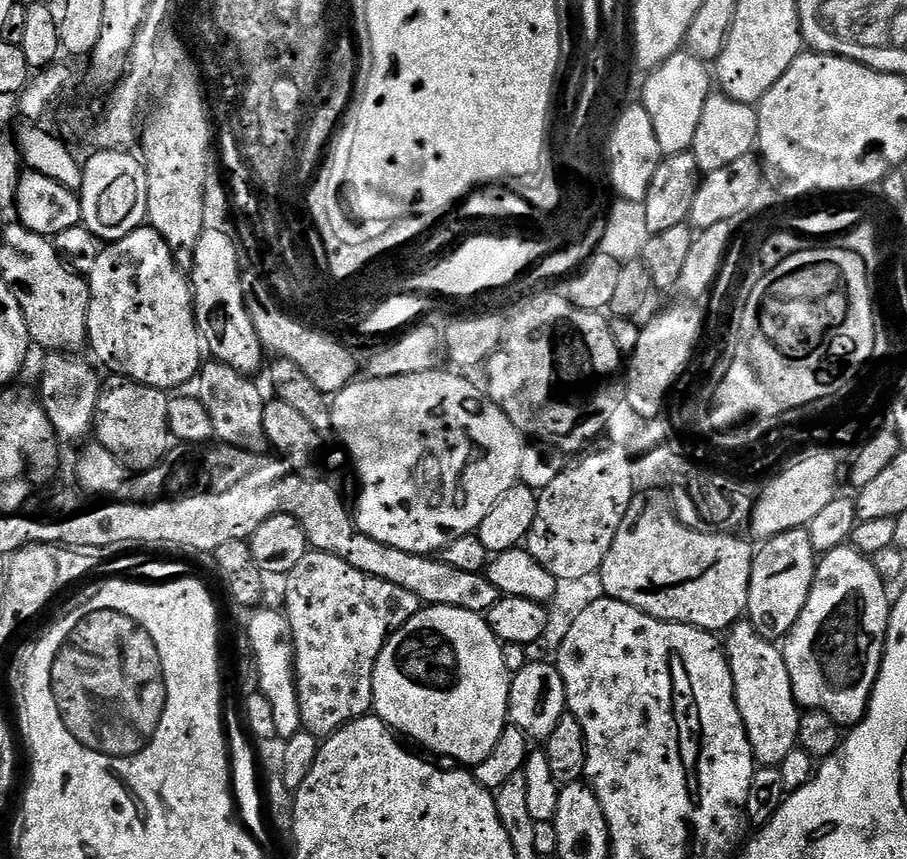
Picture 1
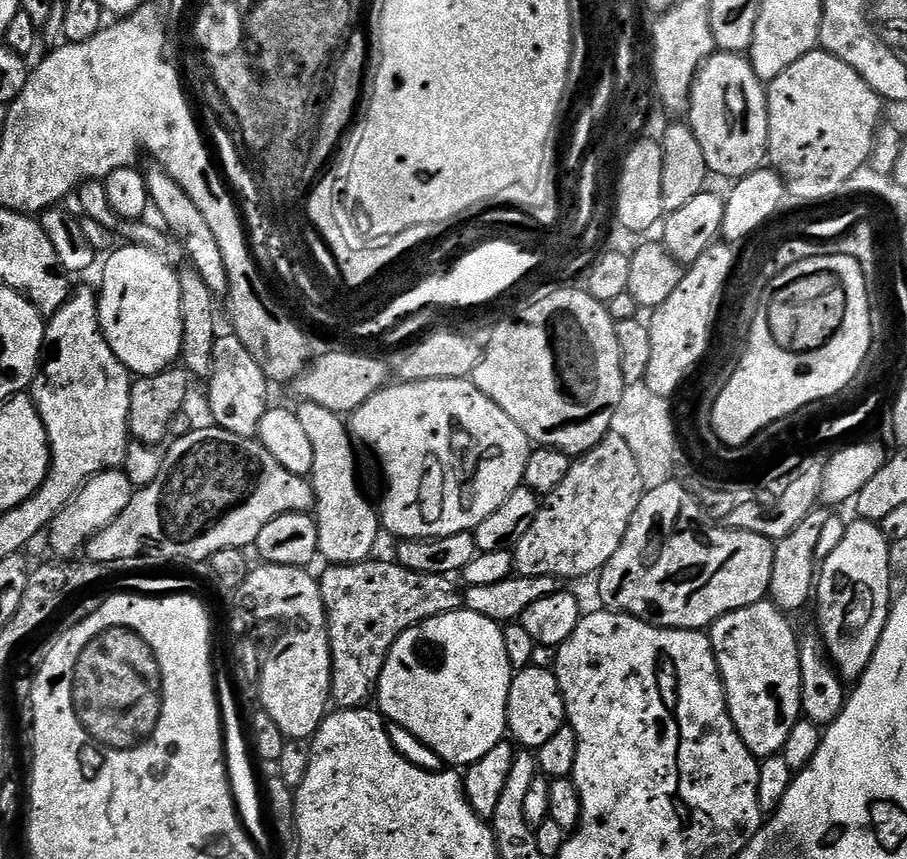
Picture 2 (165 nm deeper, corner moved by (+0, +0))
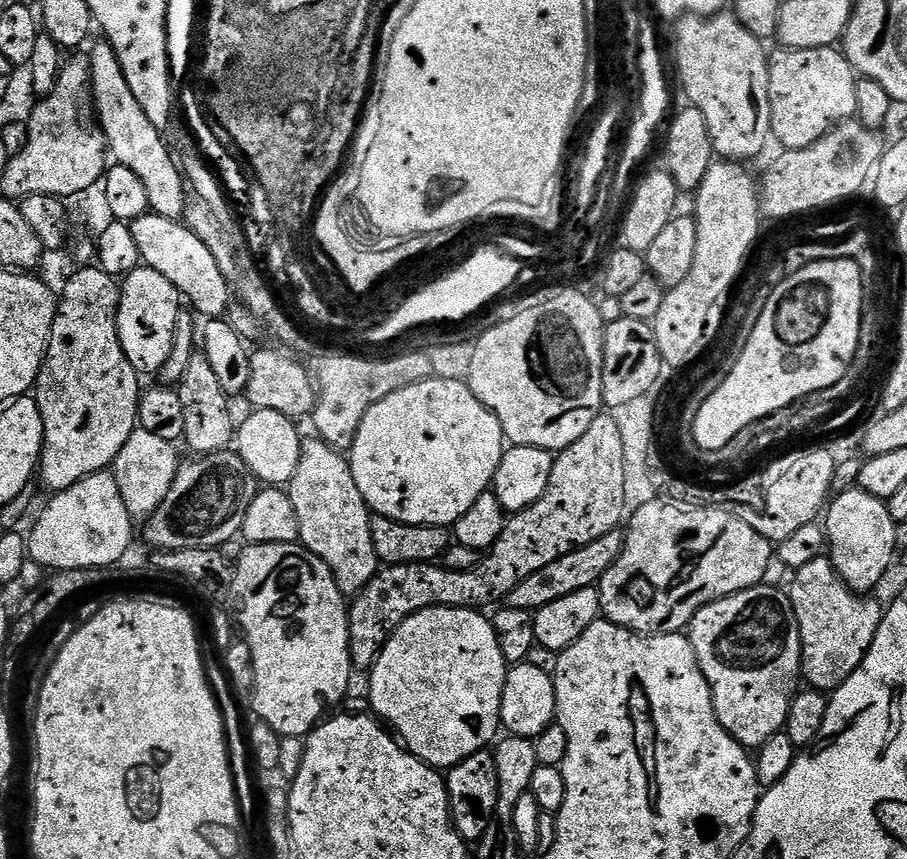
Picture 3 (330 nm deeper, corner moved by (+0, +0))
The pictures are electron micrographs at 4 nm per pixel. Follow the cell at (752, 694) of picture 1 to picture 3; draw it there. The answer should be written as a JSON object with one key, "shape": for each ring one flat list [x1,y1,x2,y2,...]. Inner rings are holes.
{"shape":[[761,582,733,596,714,600,696,612,690,625,690,639,698,666,712,691,718,722,745,749,756,750,788,723,788,711,802,680,800,666,800,631,791,595,780,588]]}

